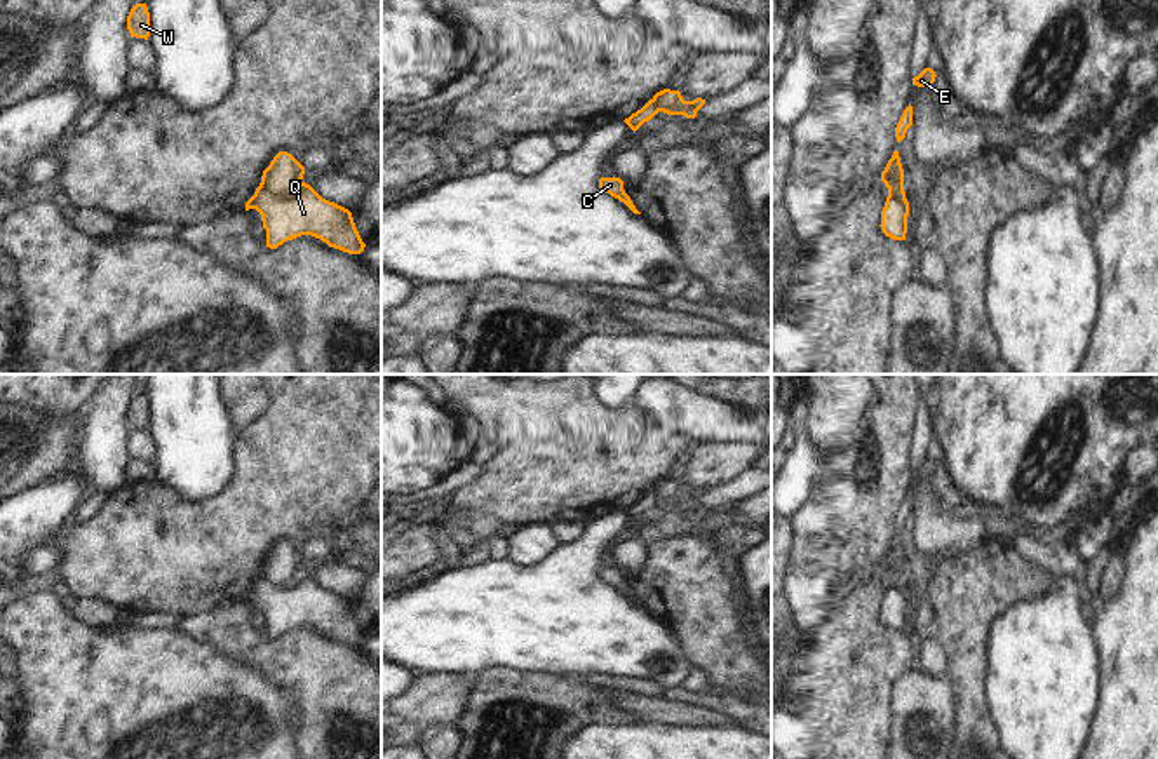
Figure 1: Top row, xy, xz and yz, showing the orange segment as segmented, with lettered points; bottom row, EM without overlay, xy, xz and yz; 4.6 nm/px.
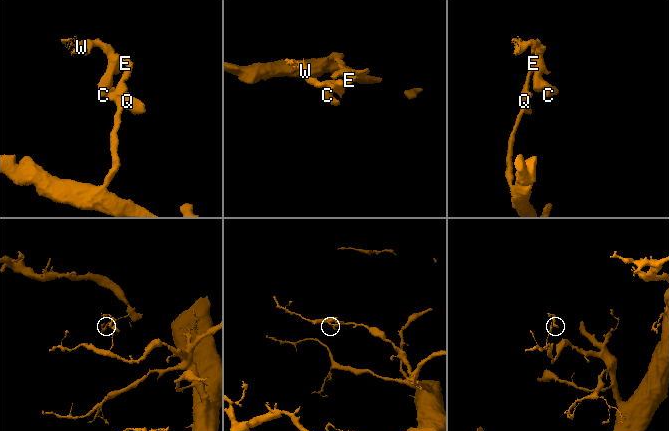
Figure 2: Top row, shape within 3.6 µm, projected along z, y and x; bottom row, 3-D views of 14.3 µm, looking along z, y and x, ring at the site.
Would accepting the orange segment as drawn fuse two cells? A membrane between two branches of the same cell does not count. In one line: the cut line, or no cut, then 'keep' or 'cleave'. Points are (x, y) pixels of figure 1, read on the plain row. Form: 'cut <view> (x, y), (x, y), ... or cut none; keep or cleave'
cut xy (302, 573), (284, 585), (270, 585), (260, 577); cleave

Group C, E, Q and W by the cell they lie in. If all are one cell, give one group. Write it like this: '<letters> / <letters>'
C E W / Q

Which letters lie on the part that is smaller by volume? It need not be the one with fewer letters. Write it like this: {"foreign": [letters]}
{"foreign": ["C", "E", "W"]}

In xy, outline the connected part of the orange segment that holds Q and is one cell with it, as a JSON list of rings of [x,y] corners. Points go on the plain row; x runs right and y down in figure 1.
[[[301,573],[291,585],[275,587],[258,576],[246,592],[246,601],[256,599],[266,620],[266,637],[277,639],[301,625],[320,628],[329,637],[360,644],[366,637],[352,602],[322,588],[310,574]]]

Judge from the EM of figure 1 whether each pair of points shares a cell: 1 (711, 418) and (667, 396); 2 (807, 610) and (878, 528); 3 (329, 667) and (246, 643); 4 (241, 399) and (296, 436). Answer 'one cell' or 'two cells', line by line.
1: one cell
2: two cells
3: one cell
4: two cells

